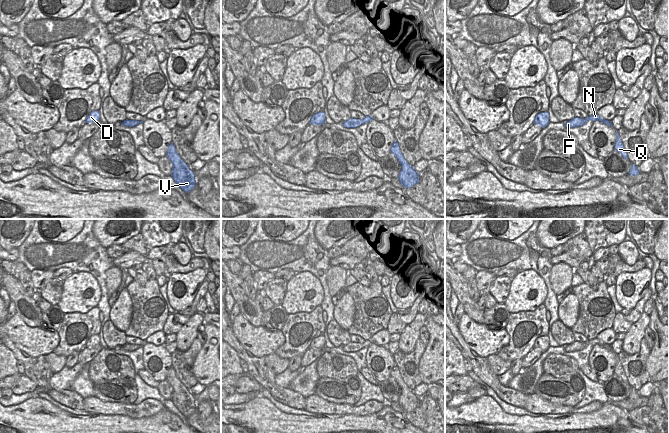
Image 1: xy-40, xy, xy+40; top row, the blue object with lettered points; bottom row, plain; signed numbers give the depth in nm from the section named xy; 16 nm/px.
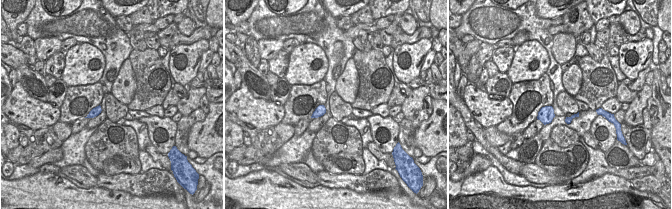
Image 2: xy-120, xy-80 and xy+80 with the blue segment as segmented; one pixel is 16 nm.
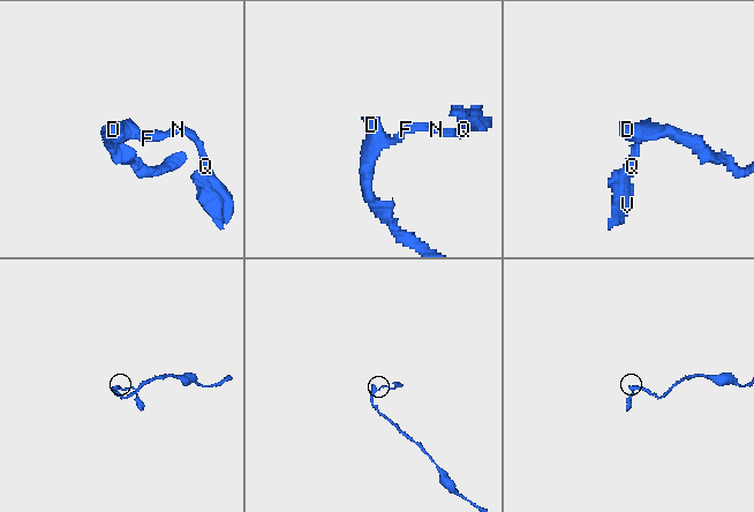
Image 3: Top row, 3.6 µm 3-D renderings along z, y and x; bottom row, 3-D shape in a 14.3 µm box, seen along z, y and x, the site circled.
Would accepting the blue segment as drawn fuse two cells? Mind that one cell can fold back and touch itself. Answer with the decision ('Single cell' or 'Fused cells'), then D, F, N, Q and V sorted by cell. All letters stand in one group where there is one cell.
Single cell. Groups: D F N Q V.

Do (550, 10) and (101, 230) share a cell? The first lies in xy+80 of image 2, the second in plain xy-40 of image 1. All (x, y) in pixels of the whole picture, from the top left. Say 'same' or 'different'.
same

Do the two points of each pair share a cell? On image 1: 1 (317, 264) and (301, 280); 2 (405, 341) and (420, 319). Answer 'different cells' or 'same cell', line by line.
1: different cells
2: same cell

